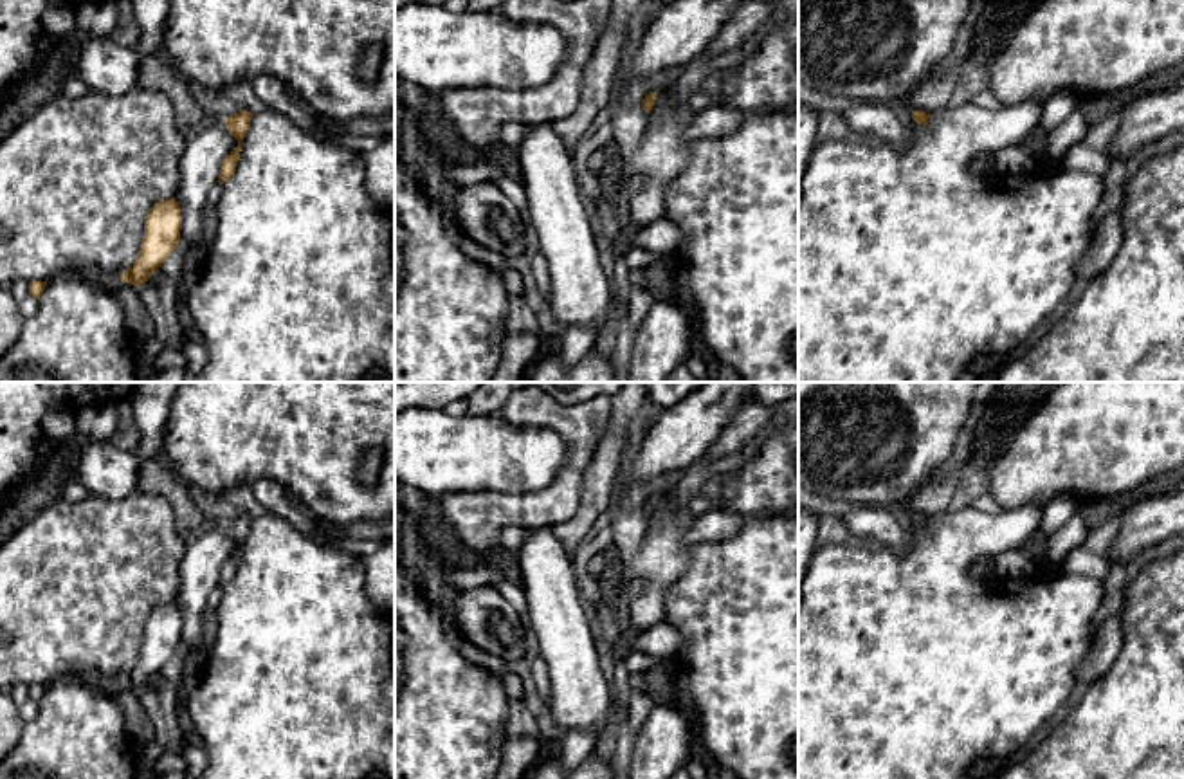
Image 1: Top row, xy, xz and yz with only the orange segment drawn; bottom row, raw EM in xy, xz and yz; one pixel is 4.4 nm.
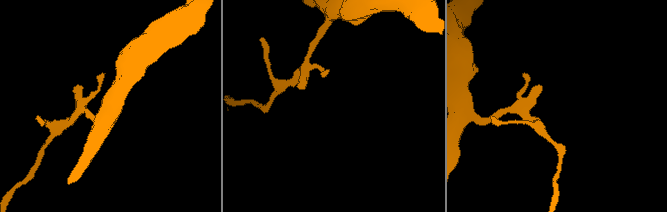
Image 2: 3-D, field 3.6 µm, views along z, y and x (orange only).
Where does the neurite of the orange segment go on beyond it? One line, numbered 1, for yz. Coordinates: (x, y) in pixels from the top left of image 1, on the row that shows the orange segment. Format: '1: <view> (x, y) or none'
1: none

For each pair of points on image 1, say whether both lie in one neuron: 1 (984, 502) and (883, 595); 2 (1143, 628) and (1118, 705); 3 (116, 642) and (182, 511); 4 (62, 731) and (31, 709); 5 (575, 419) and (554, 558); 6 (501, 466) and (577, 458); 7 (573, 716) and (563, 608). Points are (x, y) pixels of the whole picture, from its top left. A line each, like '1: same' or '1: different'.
1: different
2: same
3: different
4: different
5: different
6: different
7: same

